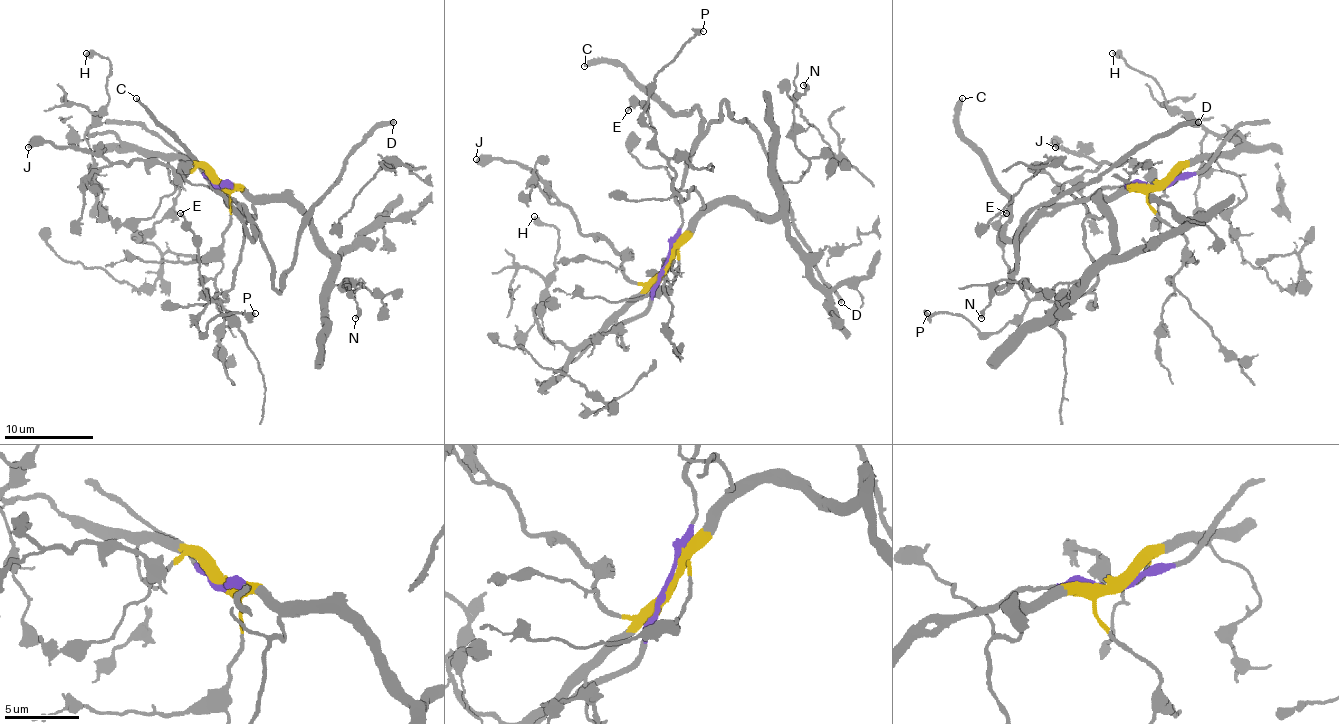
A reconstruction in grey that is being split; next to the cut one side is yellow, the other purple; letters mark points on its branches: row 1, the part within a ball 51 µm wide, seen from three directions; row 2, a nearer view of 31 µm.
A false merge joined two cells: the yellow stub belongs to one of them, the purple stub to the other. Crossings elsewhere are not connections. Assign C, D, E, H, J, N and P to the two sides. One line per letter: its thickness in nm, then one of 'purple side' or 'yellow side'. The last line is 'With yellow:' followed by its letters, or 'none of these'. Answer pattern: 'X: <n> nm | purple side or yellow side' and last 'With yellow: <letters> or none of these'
C: 320 nm | purple side
D: 320 nm | purple side
E: 180 nm | yellow side
H: 480 nm | yellow side
J: 480 nm | yellow side
N: 280 nm | yellow side
P: 280 nm | yellow side
With yellow: E, H, J, N, P

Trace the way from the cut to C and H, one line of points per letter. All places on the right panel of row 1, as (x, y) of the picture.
C: (1161, 184), (1101, 187), (1083, 200), (1038, 211), (1007, 238), (1009, 193), (962, 135), (958, 117), (962, 97)
H: (1161, 184), (1186, 162), (1230, 155), (1244, 142), (1237, 133), (1203, 131), (1177, 113), (1150, 77), (1112, 53)

